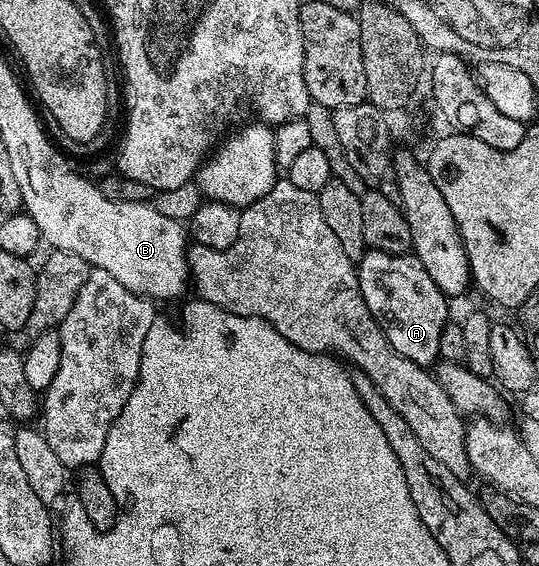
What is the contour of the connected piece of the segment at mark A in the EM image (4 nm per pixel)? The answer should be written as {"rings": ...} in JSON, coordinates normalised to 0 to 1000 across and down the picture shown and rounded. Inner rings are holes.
{"rings":[[[681,440],[662,458],[660,475],[675,537],[683,537],[690,558],[709,578],[720,608],[727,608],[742,629],[796,648],[814,631],[818,587],[831,567],[831,528],[809,502],[801,502],[801,488],[794,488],[787,466],[779,466],[766,447],[722,449],[711,442]]]}

